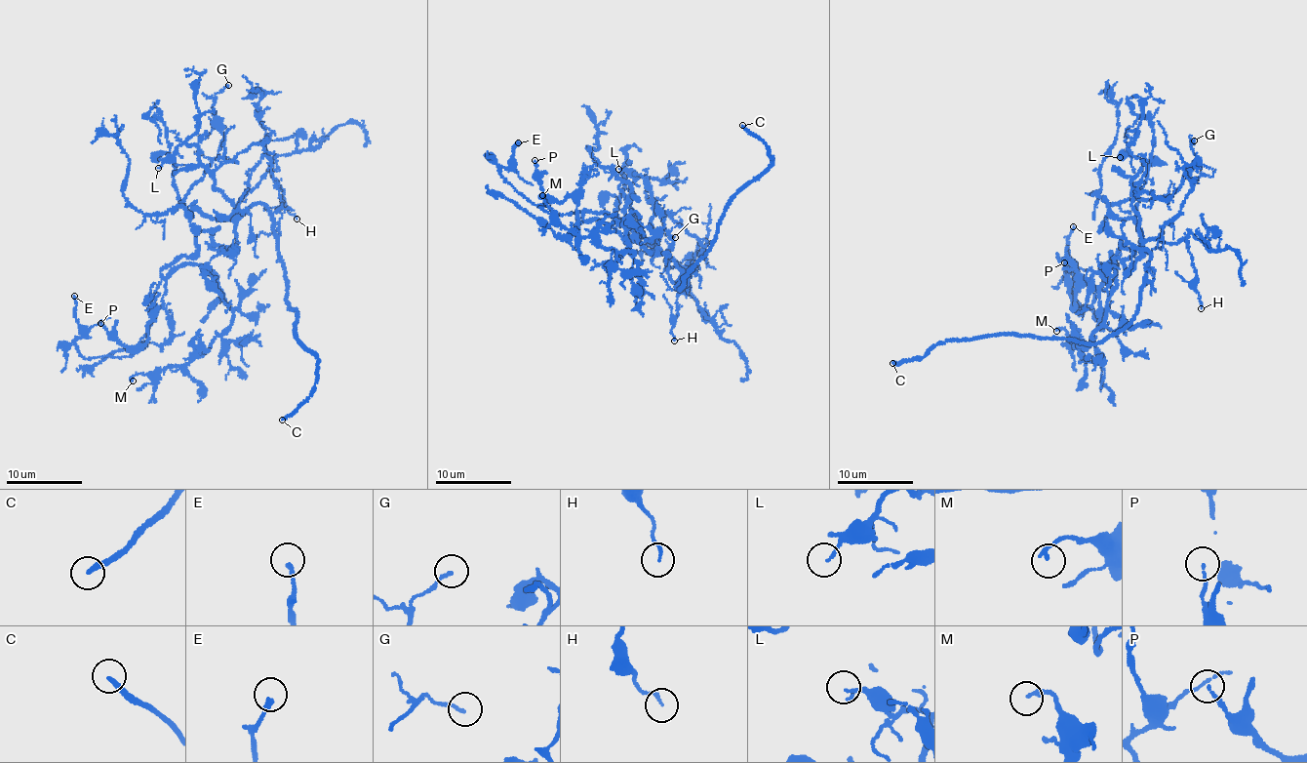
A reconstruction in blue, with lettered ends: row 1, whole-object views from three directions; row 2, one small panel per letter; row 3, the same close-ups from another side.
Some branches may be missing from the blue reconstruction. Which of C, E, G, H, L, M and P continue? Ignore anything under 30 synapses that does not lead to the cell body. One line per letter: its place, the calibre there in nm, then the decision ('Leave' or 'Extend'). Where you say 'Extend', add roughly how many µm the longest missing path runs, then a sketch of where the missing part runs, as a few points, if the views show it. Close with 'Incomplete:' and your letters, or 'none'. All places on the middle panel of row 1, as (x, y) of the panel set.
C: Place: (742, 125). Thickness 240 nm. Extend. Missing length about 45 µm
E: Place: (518, 142). Thickness 150 nm. Leave
G: Place: (675, 237). Thickness 130 nm. Leave
H: Place: (674, 341). Thickness 110 nm. Leave
L: Place: (618, 169). Thickness 110 nm. Leave
M: Place: (542, 195). Thickness 190 nm. Leave
P: Place: (534, 160). Thickness 130 nm. Leave
Incomplete: C

